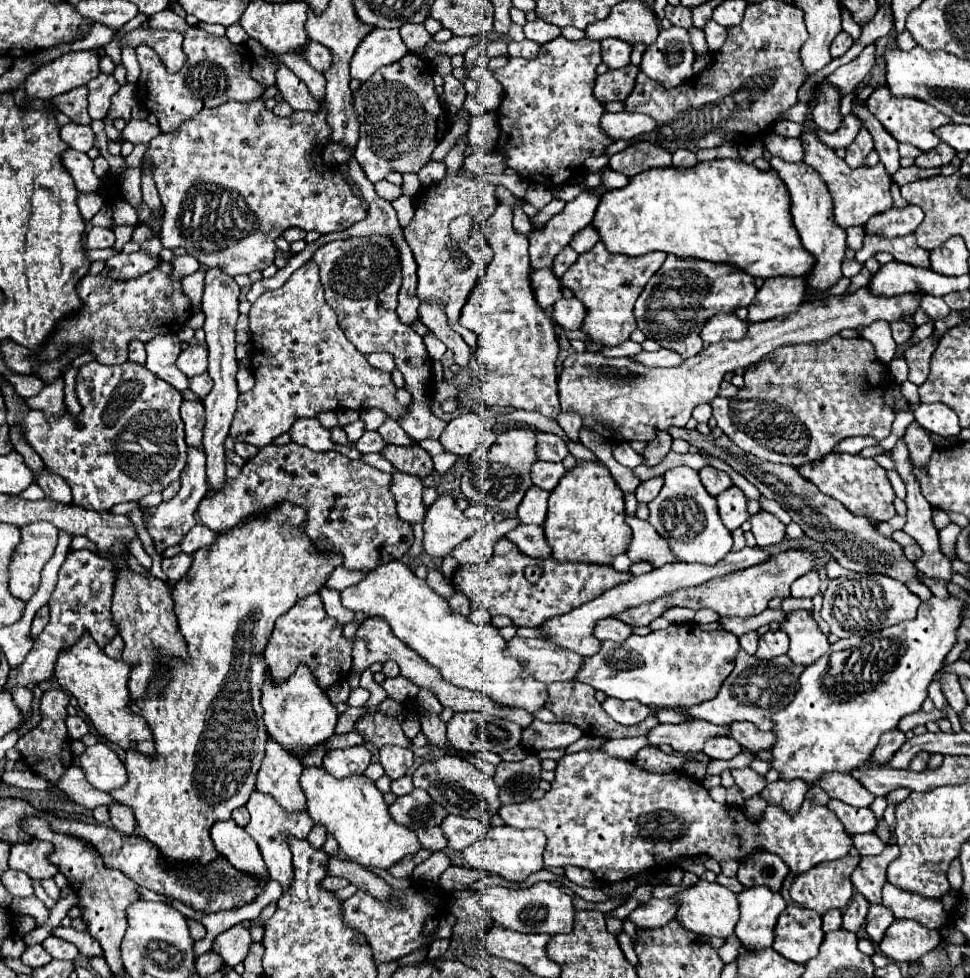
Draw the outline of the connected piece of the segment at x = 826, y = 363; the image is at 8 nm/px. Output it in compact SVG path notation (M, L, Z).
M833 335L827 341L801 343L795 347L781 347L761 359L761 373L755 371L755 385L745 383L735 397L711 399L713 417L717 427L743 451L755 455L761 461L801 467L809 461L823 459L835 443L845 437L873 437L881 441L891 435L893 411L883 403L883 391L887 387L887 369L875 357L873 343L867 339L843 339Z

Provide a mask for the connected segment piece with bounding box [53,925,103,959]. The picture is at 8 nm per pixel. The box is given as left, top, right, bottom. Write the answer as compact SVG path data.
M57 927L53 929L53 935L59 939L65 939L69 943L73 943L81 955L85 955L87 959L93 957L103 957L103 949L99 945L99 941L89 933L89 931L75 931L73 927Z

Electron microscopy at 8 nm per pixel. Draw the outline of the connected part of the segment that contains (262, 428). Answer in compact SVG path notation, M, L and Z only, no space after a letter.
M313 261L305 263L301 269L297 269L283 287L275 289L275 291L269 291L267 295L259 297L253 305L251 305L251 311L249 311L249 329L253 333L251 337L251 345L253 345L253 351L251 351L251 361L253 361L253 375L255 375L255 387L243 395L239 395L239 401L237 401L237 411L235 411L235 417L233 417L233 423L231 423L231 431L229 435L235 439L235 441L241 441L241 443L249 443L249 445L255 445L255 447L265 447L269 445L275 437L279 437L281 433L287 433L291 423L297 419L297 417L315 417L319 411L335 411L335 409L369 409L369 407L377 407L381 411L385 411L389 417L393 419L399 419L405 411L405 407L401 407L397 401L395 401L395 391L397 387L393 385L391 381L391 375L389 373L383 373L375 367L369 367L365 357L355 349L353 343L349 343L349 339L345 337L345 333L339 329L337 325L337 315L335 311L331 311L331 307L327 307L325 299L323 299L323 285L319 281L319 269L315 267Z

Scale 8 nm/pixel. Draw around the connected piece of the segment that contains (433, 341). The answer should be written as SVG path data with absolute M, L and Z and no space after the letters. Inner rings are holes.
M429 331L427 335L425 335L425 345L427 345L427 351L429 351L429 355L433 357L433 359L441 359L443 357L443 353L447 351L447 347L435 337L435 333L433 331Z

